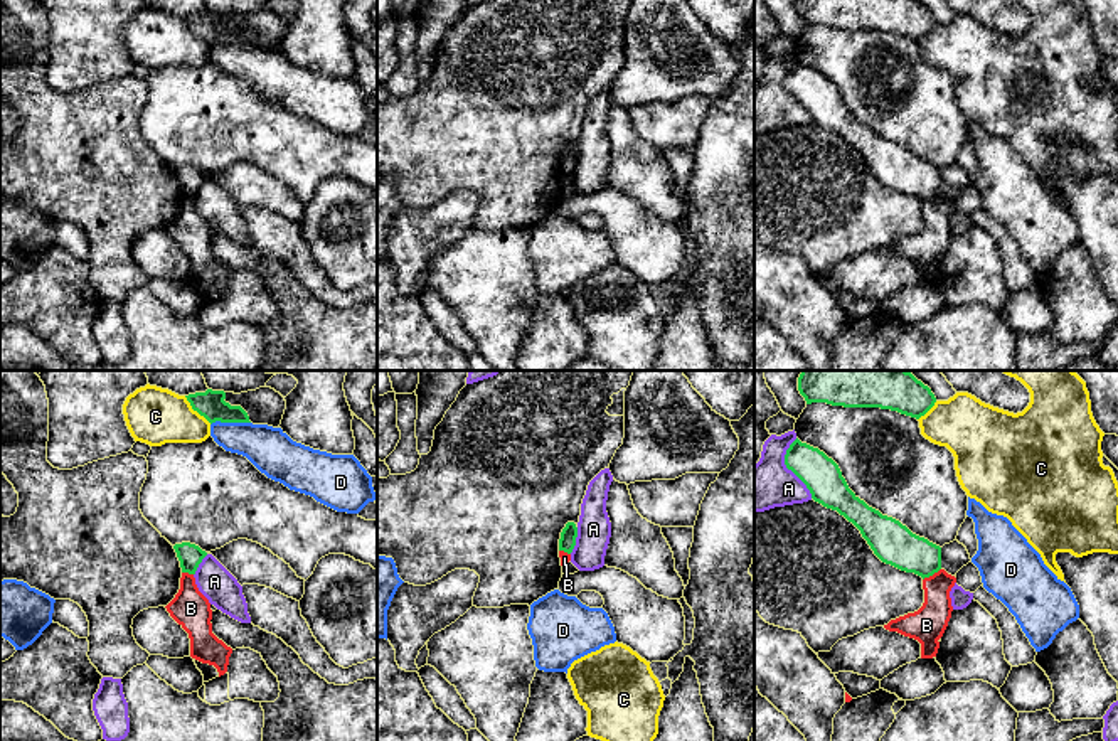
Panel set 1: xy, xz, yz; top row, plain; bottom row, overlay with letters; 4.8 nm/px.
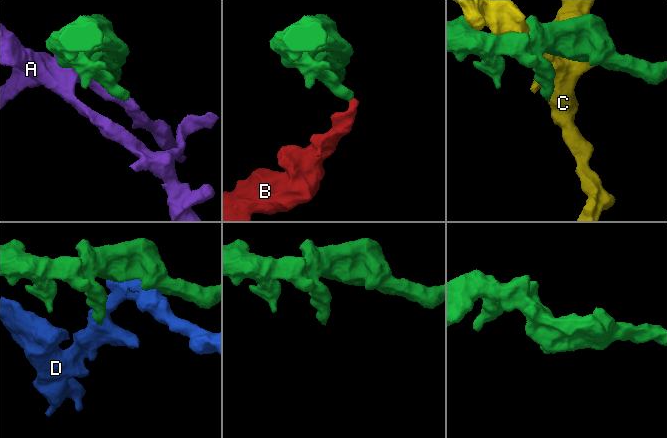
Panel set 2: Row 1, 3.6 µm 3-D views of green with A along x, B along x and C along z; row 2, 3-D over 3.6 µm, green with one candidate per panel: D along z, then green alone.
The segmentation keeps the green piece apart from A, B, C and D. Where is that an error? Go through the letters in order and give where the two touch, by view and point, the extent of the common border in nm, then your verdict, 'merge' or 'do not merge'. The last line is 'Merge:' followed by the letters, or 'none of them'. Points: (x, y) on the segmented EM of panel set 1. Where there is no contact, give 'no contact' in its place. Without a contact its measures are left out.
A: yz (788, 469) | 300 nm | do not merge
B: yz (931, 575) | 110 nm | do not merge
C: xy (196, 410) | 190 nm | do not merge
D: xy (229, 421) | 190 nm | do not merge
Merge: none of them

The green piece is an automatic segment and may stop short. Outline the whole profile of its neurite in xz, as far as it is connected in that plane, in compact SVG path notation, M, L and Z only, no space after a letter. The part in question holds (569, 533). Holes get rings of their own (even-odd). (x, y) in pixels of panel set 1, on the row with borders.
M567 522L566 527L561 532L559 551L564 551L564 552L571 554L574 546L576 546L576 537L578 537L576 524Z

